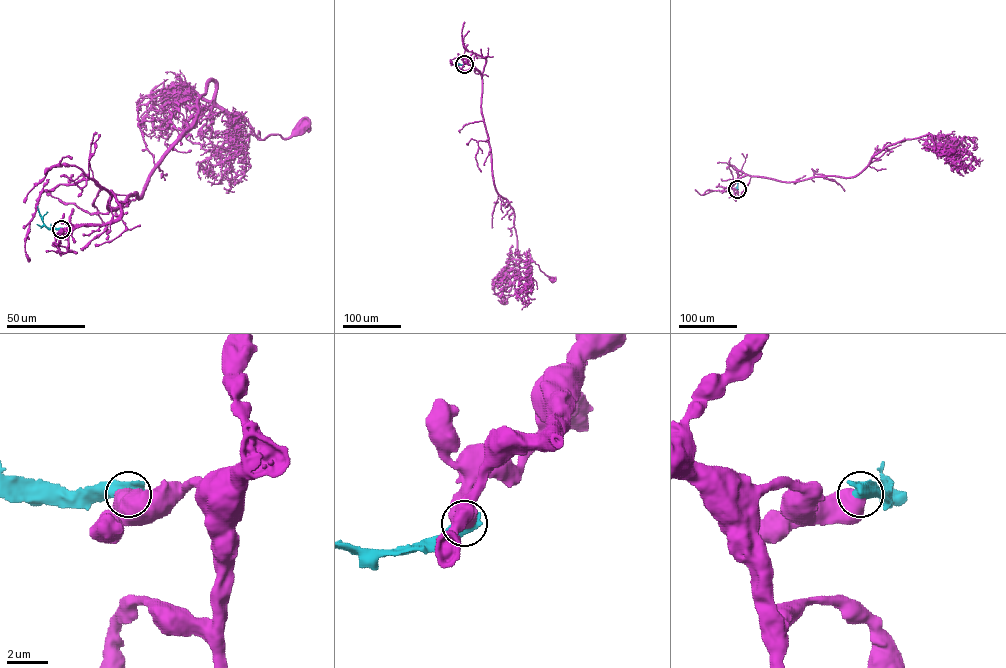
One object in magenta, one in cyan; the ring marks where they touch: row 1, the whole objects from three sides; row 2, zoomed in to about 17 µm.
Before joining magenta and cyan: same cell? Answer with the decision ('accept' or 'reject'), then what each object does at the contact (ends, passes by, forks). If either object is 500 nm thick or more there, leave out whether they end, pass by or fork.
reject

